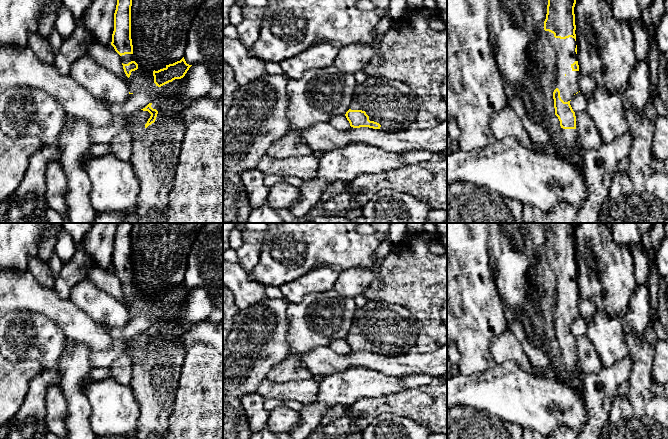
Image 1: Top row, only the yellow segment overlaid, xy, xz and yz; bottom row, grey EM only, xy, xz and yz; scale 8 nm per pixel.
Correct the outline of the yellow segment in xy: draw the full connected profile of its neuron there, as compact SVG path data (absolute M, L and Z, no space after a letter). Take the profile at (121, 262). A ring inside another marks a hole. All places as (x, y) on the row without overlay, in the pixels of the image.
M117 223L111 266L115 275L121 280L124 296L129 302L127 307L129 318L148 315L183 302L192 290L186 287L184 281L158 295L144 293L135 286L131 263L131 230L132 223Z

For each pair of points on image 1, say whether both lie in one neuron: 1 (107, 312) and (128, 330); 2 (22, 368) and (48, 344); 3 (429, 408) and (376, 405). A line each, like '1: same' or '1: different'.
1: different
2: different
3: same

